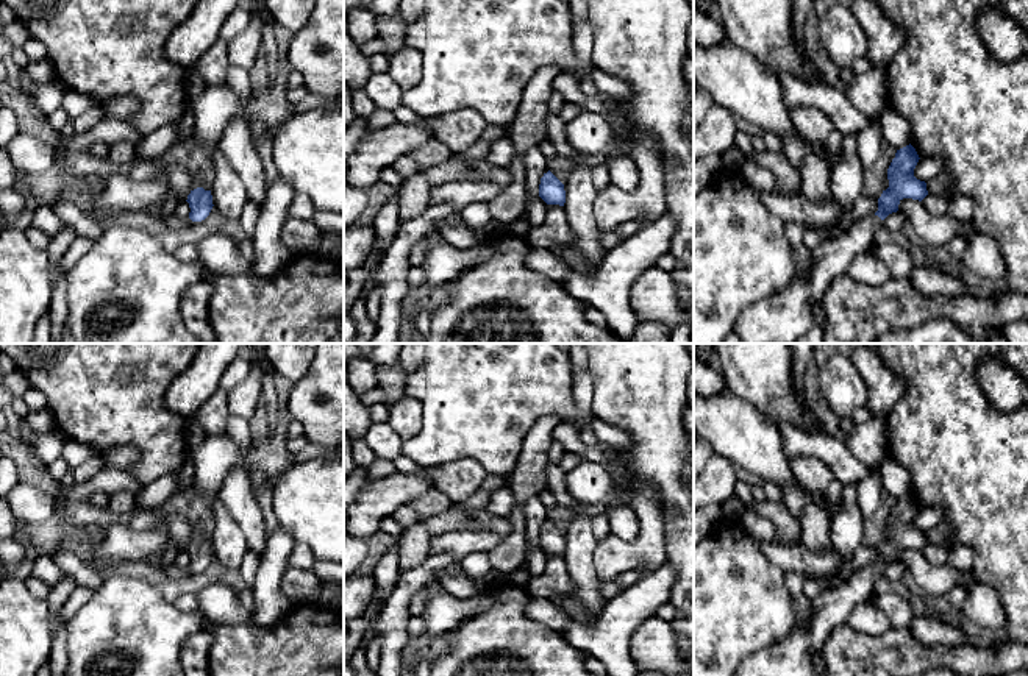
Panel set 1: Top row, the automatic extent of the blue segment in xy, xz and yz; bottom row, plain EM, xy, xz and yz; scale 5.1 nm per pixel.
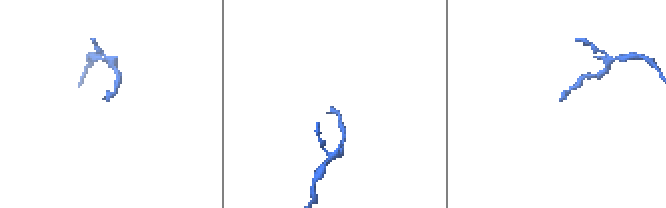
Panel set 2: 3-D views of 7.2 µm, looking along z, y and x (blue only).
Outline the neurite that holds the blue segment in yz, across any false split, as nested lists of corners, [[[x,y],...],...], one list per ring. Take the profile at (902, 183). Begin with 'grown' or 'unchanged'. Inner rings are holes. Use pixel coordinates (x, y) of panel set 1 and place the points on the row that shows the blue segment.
grown | [[[911,144],[897,150],[887,169],[889,187],[878,198],[878,211],[811,250],[806,275],[795,275],[781,292],[747,306],[731,333],[742,343],[797,343],[814,326],[812,311],[830,284],[848,273],[853,259],[870,248],[883,220],[898,211],[903,198],[922,201],[928,195],[926,183],[914,176],[919,159]]]

